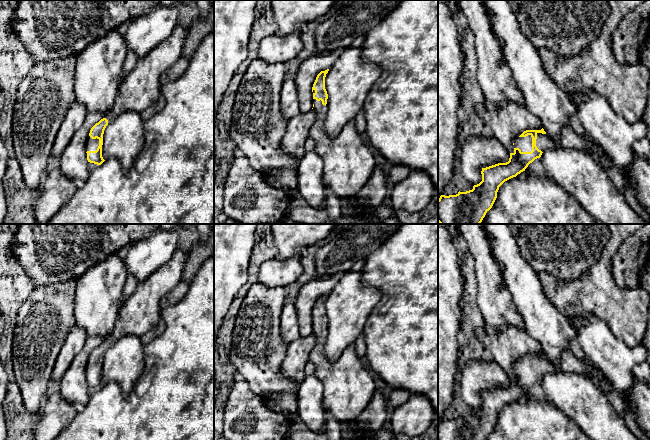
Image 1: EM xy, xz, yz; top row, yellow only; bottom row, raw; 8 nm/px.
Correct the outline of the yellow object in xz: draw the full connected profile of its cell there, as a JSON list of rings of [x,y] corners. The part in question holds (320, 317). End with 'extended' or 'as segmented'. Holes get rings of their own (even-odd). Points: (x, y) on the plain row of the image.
[[[329,293],[321,295],[313,308],[313,334],[317,337],[309,355],[316,369],[314,375],[324,384],[323,408],[338,421],[355,421],[367,407],[376,390],[370,373],[356,355],[355,345],[349,345],[340,357],[329,362],[324,354],[324,332],[328,318],[325,301]]] | extended

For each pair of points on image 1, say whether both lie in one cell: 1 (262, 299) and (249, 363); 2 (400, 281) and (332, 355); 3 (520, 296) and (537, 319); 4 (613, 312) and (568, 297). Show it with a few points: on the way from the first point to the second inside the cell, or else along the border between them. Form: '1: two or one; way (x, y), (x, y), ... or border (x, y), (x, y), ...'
1: one; way (259, 315), (257, 347)
2: two; border (379, 291), (380, 300), (374, 306), (362, 332)
3: one; way (526, 302), (537, 313)
4: one; way (602, 301), (598, 297), (579, 297)

